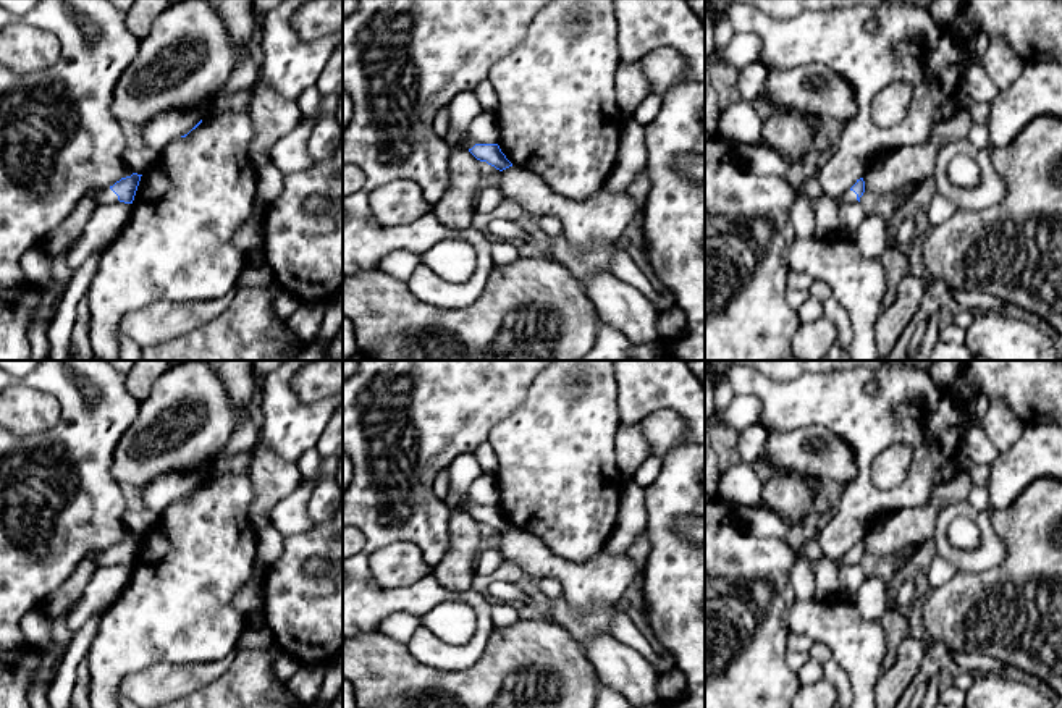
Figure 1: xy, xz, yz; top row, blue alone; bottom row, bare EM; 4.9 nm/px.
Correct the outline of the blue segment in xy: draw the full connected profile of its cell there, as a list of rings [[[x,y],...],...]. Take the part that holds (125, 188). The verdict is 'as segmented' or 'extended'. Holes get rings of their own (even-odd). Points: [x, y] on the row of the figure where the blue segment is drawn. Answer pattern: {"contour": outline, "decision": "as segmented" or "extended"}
{"contour": [[[133,173],[131,176],[121,178],[110,188],[99,189],[94,199],[99,205],[108,205],[115,202],[133,204],[139,181],[142,175]]], "decision": "extended"}

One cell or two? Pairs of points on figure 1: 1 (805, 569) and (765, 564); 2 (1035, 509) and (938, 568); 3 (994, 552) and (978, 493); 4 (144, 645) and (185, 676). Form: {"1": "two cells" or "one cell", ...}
{"1": "two cells", "2": "two cells", "3": "two cells", "4": "two cells"}

